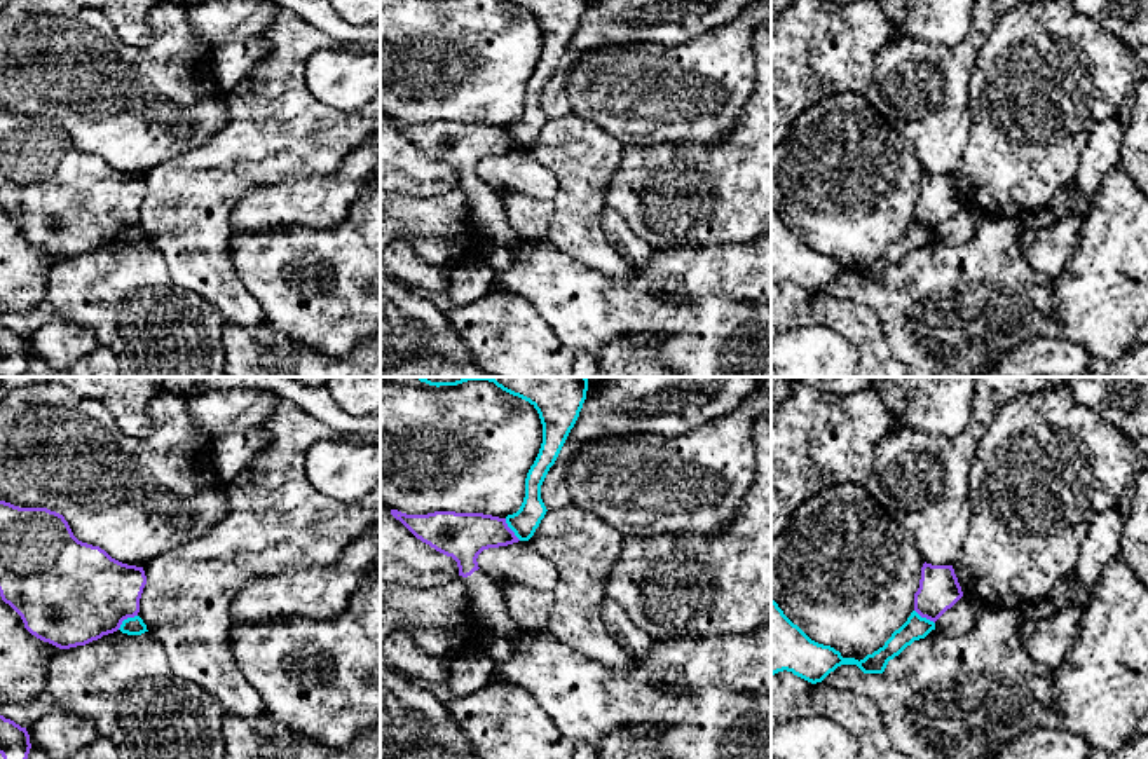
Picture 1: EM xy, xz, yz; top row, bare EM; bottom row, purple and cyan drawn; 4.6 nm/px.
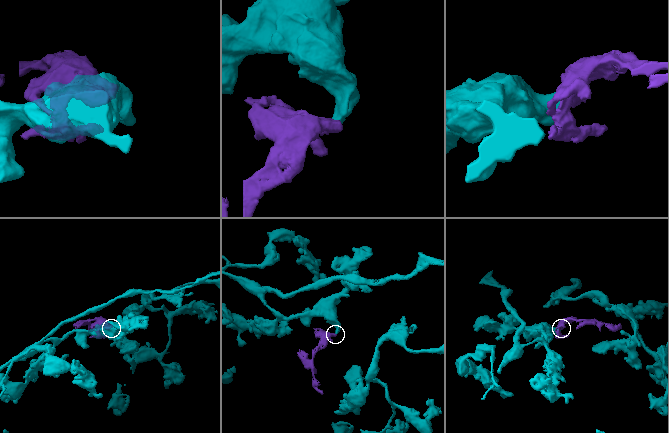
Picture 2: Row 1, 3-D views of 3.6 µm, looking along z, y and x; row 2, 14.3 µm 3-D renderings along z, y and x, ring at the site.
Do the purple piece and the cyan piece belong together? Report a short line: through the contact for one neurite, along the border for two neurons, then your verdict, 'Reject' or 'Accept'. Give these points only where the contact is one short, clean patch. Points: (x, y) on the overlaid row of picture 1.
Line: xy (136, 615), (124, 620), (117, 629). Reject

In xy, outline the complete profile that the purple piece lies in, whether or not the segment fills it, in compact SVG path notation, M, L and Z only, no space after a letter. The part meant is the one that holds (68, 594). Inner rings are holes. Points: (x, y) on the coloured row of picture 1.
M0 501L0 597L37 639L70 649L113 633L124 619L138 616L145 585L143 567L122 564L99 546L79 541L63 515L47 508L19 508Z

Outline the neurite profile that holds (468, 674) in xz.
M469 651L464 656L452 660L447 686L455 698L468 696L485 687L497 672L497 663L492 656L482 651Z

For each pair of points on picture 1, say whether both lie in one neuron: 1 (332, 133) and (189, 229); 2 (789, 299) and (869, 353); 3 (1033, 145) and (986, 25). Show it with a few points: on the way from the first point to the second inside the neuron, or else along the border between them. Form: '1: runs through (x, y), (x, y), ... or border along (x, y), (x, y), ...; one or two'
1: runs through (295, 136), (276, 136), (220, 192); one
2: runs through (810, 318), (841, 318), (855, 332); one
3: border along (1000, 18), (981, 47), (972, 70); two

